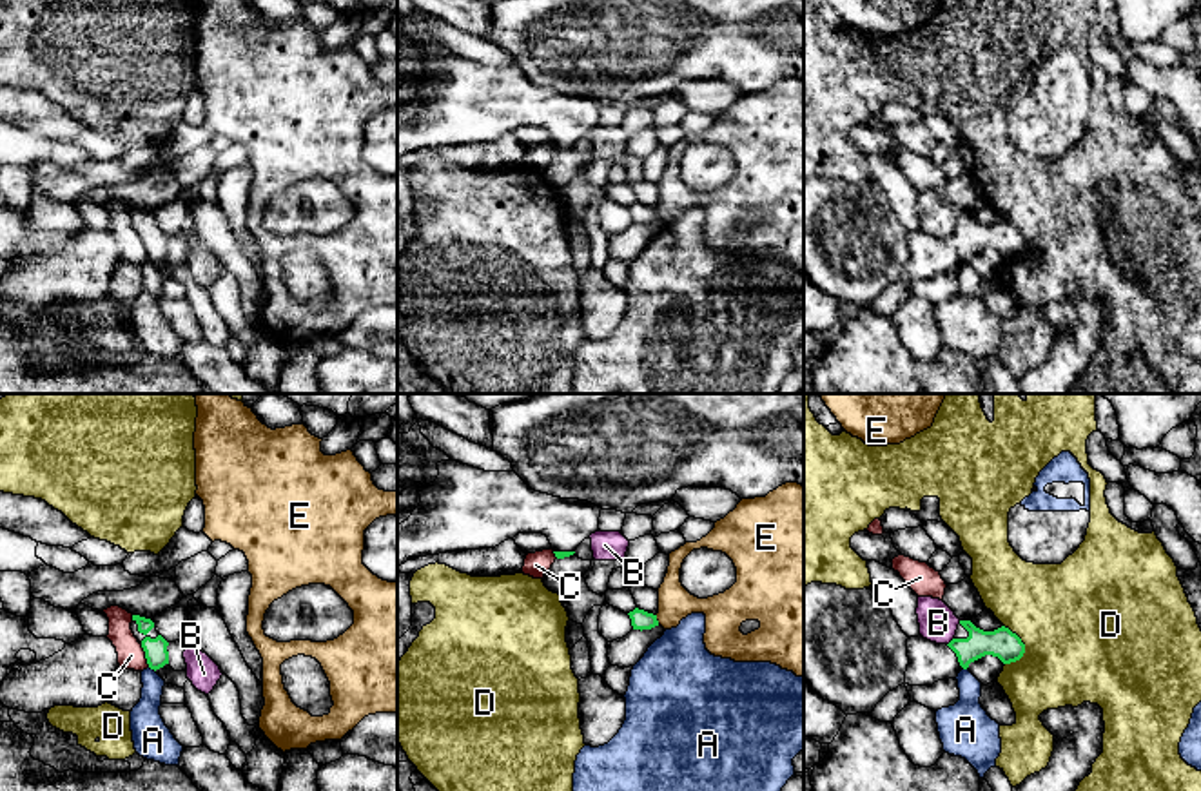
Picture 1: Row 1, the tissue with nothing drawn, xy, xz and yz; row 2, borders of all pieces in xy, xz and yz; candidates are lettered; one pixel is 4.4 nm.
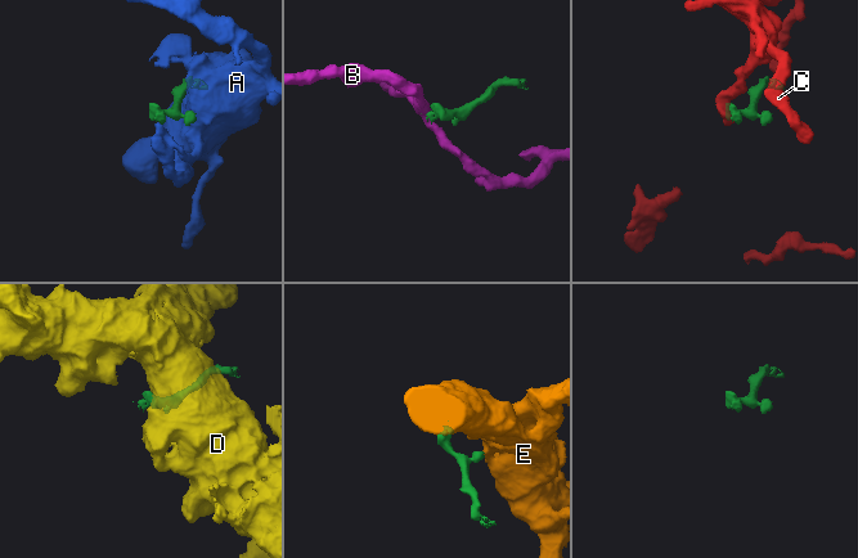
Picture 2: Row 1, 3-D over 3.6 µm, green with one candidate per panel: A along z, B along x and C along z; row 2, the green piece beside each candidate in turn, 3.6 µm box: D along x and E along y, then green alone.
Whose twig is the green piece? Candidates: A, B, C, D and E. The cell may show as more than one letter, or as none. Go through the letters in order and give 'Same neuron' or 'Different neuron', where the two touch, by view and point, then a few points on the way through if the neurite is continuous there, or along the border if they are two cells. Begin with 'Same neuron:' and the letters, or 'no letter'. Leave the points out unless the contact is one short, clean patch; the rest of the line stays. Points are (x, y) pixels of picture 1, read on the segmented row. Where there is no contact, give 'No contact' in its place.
Same neuron: no letter
A: Different neuron. Touches green at xy (153, 668). Boundary: xy (149, 666), (155, 672)
B: Different neuron. Touches green at yz (951, 641). Boundary: yz (953, 637), (947, 644)
C: Different neuron. Touches green at xy (146, 655). Boundary: xy (140, 644), (149, 666)
D: Different neuron. Touches green at yz (1024, 646). Boundary: yz (1004, 624), (1024, 644), (1024, 654), (1009, 664)
E: Different neuron. Touches green at xz (655, 619). Boundary: xz (655, 615), (659, 623)

